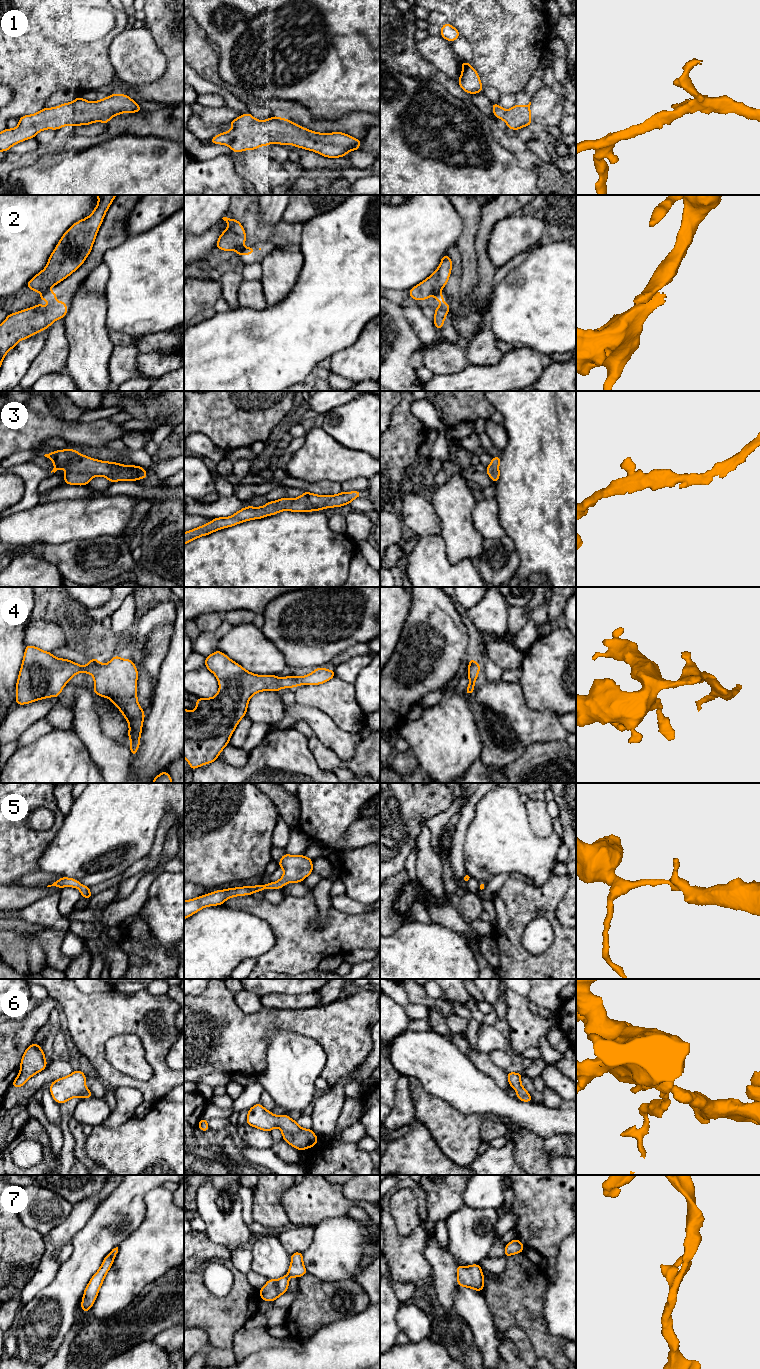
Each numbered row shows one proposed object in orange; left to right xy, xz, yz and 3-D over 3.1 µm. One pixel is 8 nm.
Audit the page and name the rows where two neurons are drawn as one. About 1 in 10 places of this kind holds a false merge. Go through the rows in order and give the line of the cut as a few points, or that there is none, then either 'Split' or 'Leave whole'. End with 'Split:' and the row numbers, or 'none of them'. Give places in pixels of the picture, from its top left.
1: No split. Leave whole
2: Split along xy (48, 289), (41, 294). Split
3: No split. Leave whole
4: No split. Leave whole
5: No split. Leave whole
6: No split. Leave whole
7: No split. Leave whole
Split: 2

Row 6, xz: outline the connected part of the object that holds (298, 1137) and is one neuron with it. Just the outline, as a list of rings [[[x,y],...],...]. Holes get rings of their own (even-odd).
[[[260,1103],[248,1110],[246,1124],[267,1132],[278,1127],[282,1132],[283,1140],[299,1151],[313,1147],[319,1140],[312,1129],[300,1127],[286,1114],[274,1115]]]

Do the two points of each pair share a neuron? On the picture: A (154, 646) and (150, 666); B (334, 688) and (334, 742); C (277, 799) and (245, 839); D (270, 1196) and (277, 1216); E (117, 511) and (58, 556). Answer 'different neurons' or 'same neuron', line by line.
A: same neuron
B: different neurons
C: different neurons
D: same neuron
E: different neurons

